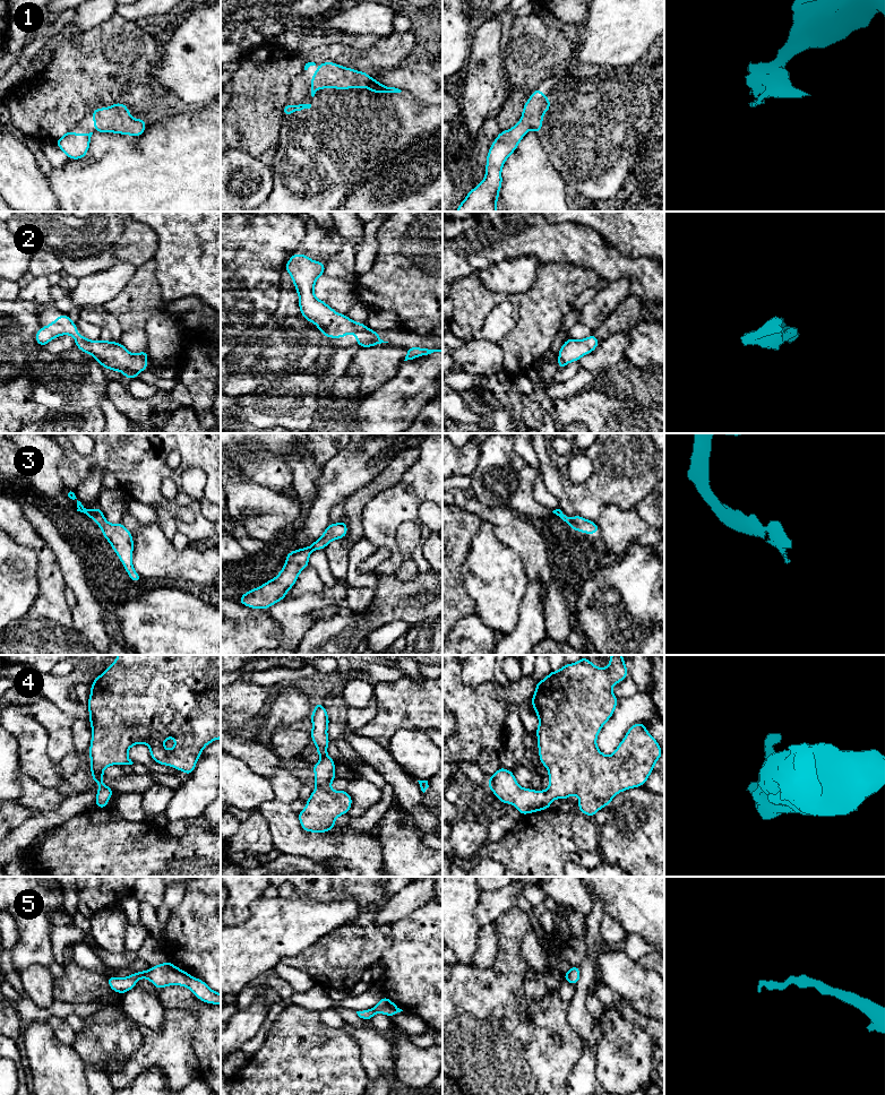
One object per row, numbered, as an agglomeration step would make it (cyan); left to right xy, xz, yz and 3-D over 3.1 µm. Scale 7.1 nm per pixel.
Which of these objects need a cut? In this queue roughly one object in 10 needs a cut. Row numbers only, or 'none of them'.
none of them

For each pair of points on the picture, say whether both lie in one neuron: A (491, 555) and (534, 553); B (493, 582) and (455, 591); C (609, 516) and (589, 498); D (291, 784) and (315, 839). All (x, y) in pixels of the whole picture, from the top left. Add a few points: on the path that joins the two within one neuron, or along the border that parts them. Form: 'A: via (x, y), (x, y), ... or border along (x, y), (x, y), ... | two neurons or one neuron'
A: border along (498, 539), (520, 554), (524, 565), (526, 580) | two neurons
B: border along (464, 561), (464, 589), (473, 601), (475, 612) | two neurons
C: border along (629, 509), (607, 505), (594, 520) | two neurons
D: via (285, 800), (285, 820), (299, 834) | one neuron

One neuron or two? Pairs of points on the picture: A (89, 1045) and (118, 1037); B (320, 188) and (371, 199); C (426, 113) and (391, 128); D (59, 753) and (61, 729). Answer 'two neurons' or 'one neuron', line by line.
A: one neuron
B: two neurons
C: one neuron
D: one neuron

